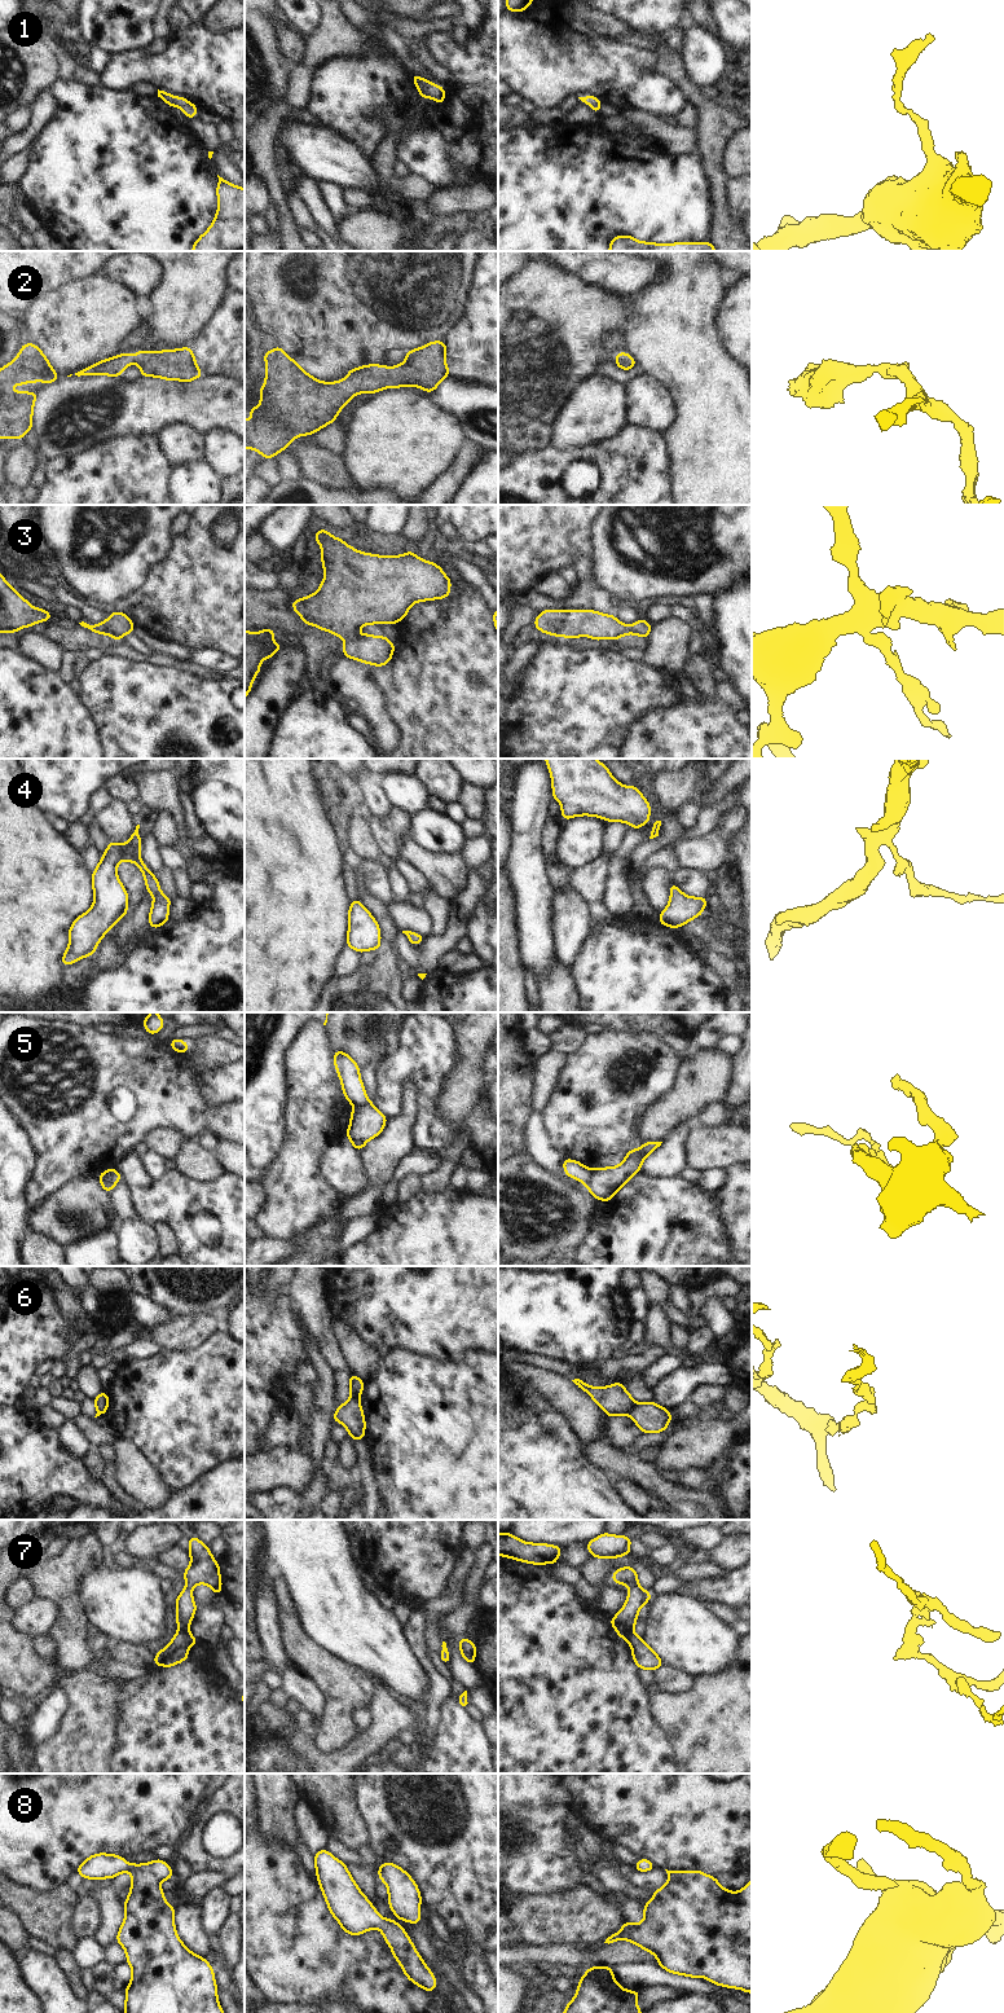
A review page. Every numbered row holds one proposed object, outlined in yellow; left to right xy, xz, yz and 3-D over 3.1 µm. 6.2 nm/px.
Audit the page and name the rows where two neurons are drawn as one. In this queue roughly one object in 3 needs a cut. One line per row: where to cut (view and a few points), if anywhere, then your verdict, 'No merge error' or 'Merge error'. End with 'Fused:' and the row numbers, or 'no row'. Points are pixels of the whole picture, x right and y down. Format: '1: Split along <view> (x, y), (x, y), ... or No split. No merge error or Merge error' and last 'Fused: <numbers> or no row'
1: No split. No merge error
2: No split. No merge error
3: No split. No merge error
4: No split. No merge error
5: Split along yz (593, 1170), (586, 1186). Merge error
6: Split along yz (637, 1403), (628, 1414). Merge error
7: No split. No merge error
8: No split. No merge error
Fused: 5, 6

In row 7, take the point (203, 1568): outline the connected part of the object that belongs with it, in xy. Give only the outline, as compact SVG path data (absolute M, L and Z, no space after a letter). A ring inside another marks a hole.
M195 1535L188 1538L188 1540L191 1563L184 1572L186 1586L176 1599L176 1623L180 1629L171 1643L155 1654L155 1666L172 1667L179 1662L186 1661L189 1648L199 1643L189 1632L189 1626L197 1612L191 1595L193 1587L201 1583L208 1585L216 1595L221 1595L223 1581L220 1578L220 1568L212 1557L210 1547L203 1544Z

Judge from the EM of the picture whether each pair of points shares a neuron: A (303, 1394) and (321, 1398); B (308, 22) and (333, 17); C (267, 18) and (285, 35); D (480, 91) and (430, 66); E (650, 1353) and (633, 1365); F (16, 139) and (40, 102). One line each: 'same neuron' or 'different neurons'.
A: different neurons
B: different neurons
C: different neurons
D: different neurons
E: same neuron
F: same neuron

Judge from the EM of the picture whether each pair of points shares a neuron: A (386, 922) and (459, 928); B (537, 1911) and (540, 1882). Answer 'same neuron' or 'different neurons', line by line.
A: different neurons
B: different neurons

